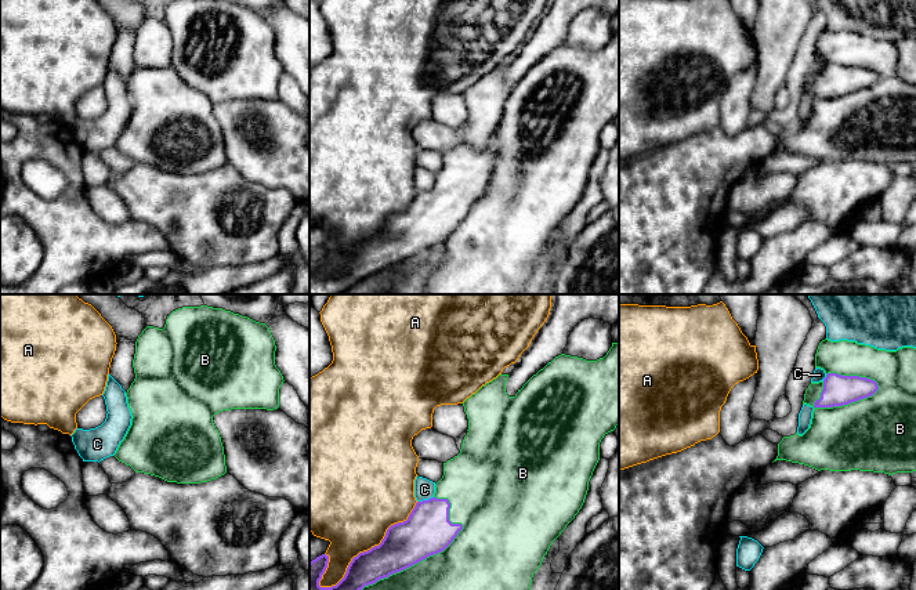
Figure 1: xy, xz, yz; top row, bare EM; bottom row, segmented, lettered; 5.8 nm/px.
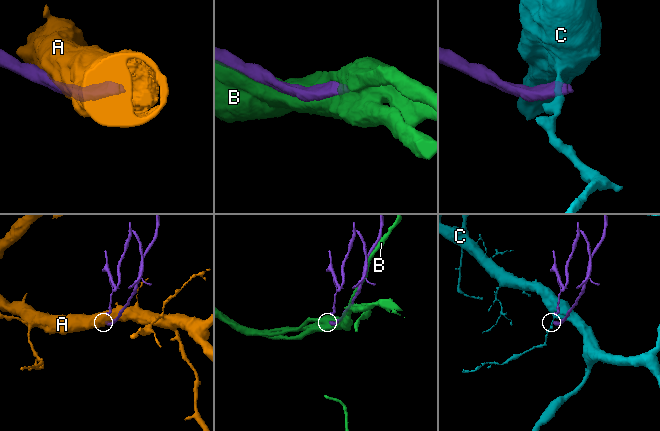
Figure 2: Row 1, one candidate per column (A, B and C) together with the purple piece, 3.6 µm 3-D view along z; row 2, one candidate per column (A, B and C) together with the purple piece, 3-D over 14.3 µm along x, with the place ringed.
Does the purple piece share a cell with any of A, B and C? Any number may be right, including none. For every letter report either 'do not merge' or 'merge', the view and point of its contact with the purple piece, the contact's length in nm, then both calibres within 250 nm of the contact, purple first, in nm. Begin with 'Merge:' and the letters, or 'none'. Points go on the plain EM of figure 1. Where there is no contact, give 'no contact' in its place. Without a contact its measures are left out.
Merge: B
A: do not merge; meets purple in xz at (370, 239); contact 750 nm long; 260 nm thick on the purple side, 460 nm on the other
B: merge; meets purple in xz at (419, 252); contact 850 nm long; 280 nm thick on the purple side, 500 nm on the other
C: do not merge; meets purple in xz at (424, 191); contact 100 nm long; 280 nm thick on the purple side, 120 nm on the other

